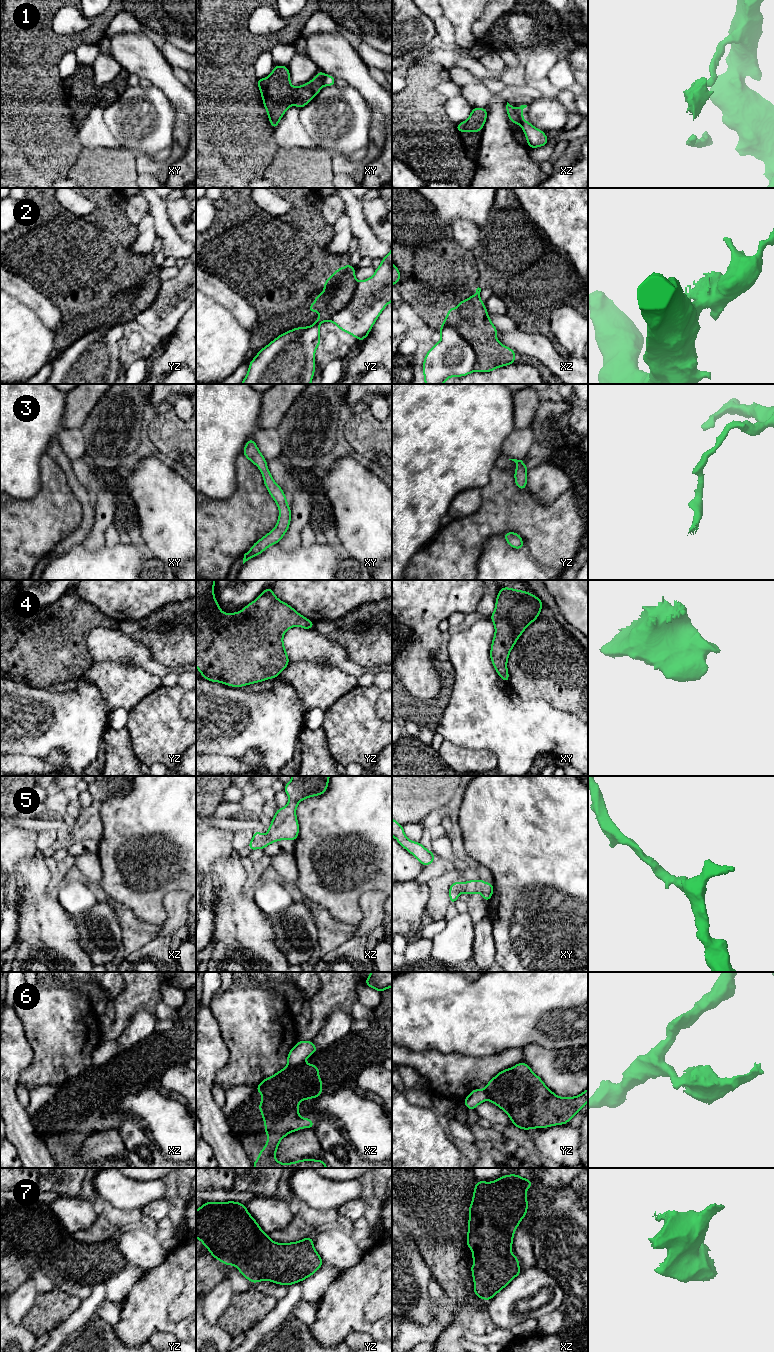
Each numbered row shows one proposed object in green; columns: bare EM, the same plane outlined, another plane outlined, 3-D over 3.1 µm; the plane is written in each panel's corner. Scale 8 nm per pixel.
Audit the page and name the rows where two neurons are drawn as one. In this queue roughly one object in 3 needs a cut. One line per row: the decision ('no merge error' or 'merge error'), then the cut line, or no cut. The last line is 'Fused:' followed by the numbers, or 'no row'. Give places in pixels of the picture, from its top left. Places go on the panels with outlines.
1: merge error; cut in xz along (515, 109), (519, 123)
2: merge error; cut in xz along (440, 328), (451, 326), (467, 341), (474, 353), (474, 370)
3: no merge error; no cut
4: no merge error; no cut
5: no merge error; no cut
6: merge error; cut in xz along (302, 1061), (288, 1065)
7: no merge error; no cut
Fused: 1, 2, 6

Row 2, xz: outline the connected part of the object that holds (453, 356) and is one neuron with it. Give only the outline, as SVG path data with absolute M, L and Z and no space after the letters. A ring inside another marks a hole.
M455 328L440 329L441 340L428 350L423 361L425 384L443 384L450 377L474 371L475 353Z

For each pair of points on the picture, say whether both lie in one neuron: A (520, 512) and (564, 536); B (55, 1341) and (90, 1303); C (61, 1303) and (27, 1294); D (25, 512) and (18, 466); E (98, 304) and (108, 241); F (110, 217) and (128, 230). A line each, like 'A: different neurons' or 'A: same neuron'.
A: same neuron
B: same neuron
C: different neurons
D: different neurons
E: same neuron
F: same neuron

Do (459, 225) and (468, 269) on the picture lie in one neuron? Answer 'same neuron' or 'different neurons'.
different neurons

